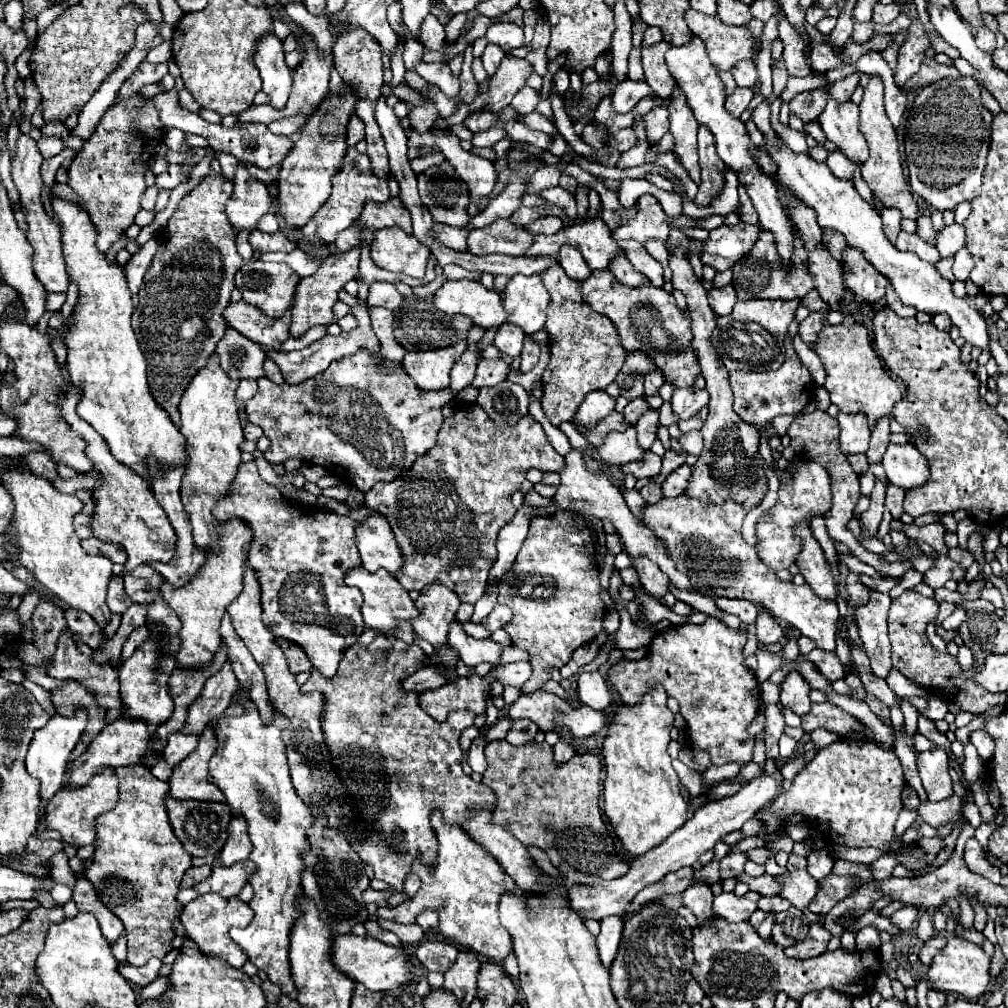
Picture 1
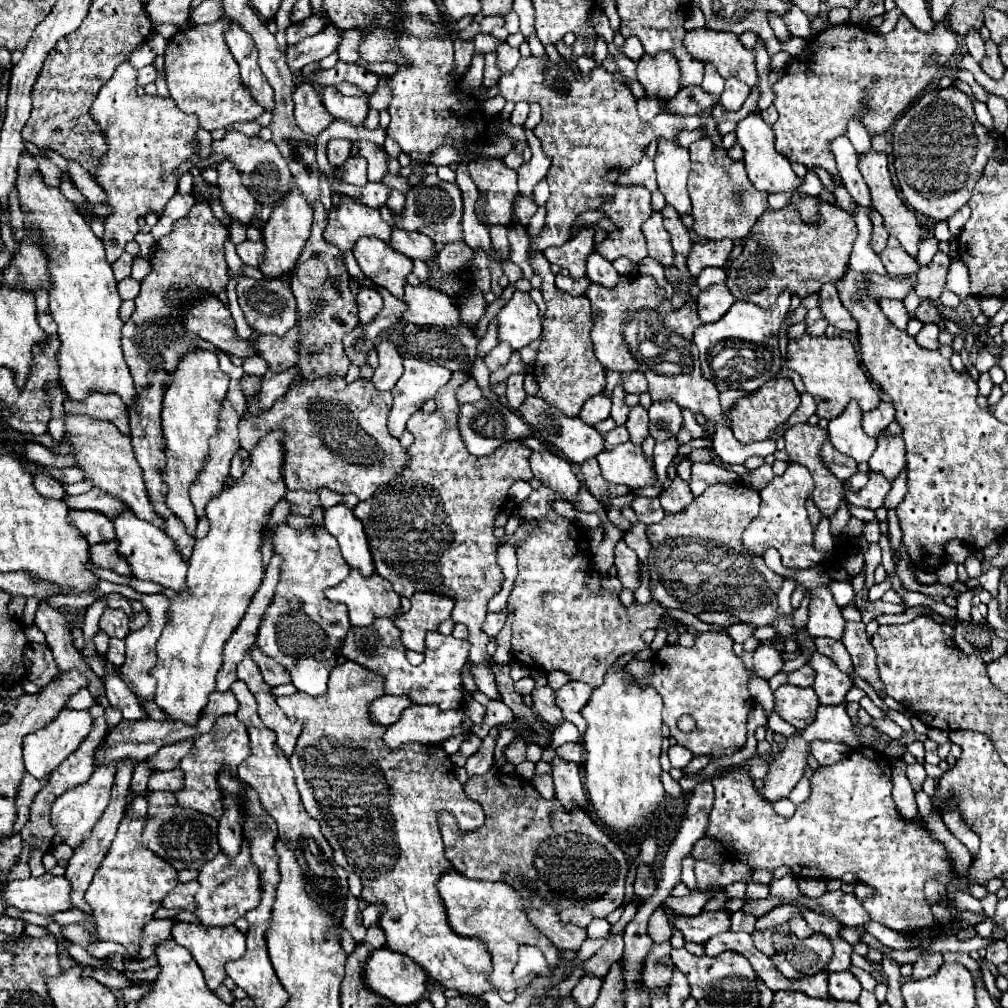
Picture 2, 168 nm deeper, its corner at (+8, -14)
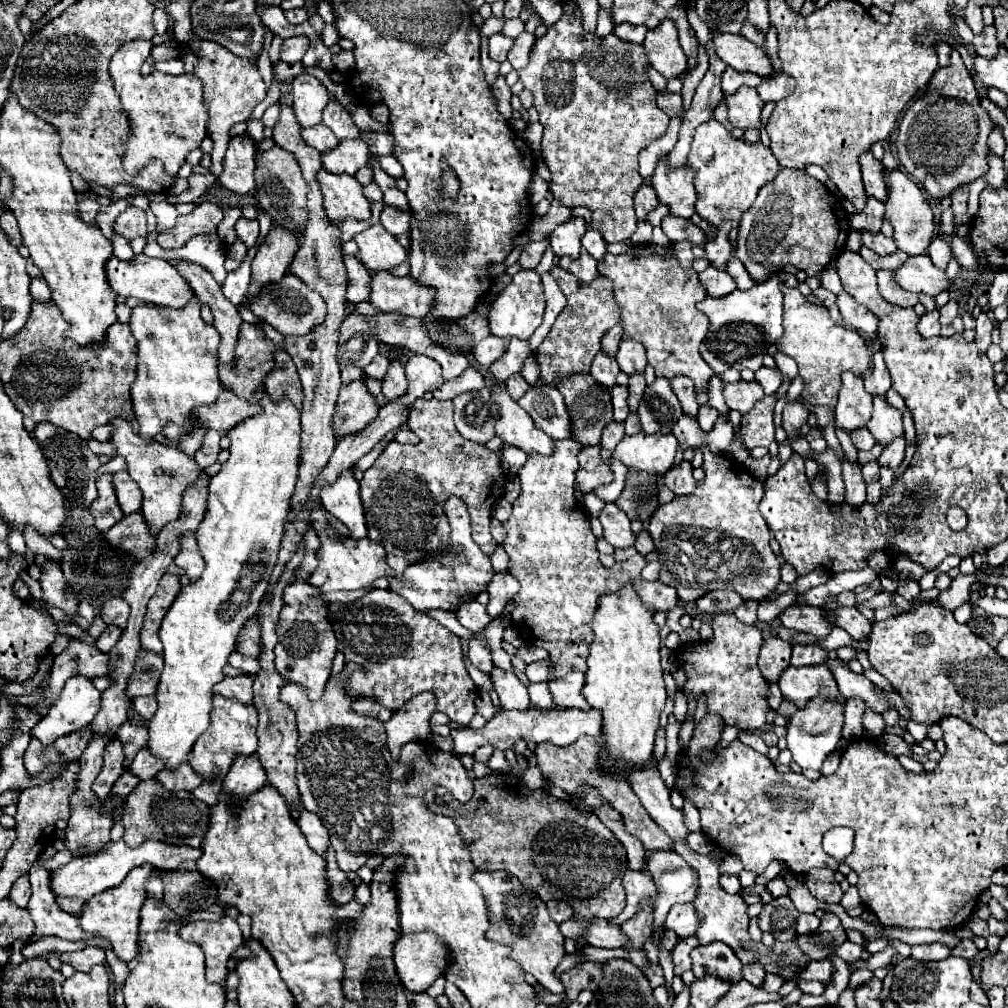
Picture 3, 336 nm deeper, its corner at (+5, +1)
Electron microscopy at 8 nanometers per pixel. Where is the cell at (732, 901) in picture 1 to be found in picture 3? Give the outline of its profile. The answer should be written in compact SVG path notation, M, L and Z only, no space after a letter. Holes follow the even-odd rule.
M692 903L674 905L666 917L666 929L676 931L678 937L690 937L698 931L698 925L702 923L696 907Z

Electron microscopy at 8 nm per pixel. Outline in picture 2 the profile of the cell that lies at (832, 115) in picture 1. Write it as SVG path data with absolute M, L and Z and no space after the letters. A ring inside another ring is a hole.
M837 138L831 142L831 150L835 154L835 160L837 160L837 170L843 178L843 184L845 188L849 190L849 194L853 196L853 200L863 206L863 208L869 208L871 206L871 196L869 196L869 188L857 168L857 162L859 162L859 156L853 148L853 144L849 142L849 138Z

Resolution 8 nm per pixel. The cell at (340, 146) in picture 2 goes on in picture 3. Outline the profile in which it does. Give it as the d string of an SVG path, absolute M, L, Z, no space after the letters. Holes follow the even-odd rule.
M320 123L320 125L316 125L316 127L310 127L310 129L302 129L302 139L304 139L308 145L316 147L320 153L334 149L334 145L340 143L340 139L338 139L338 137L332 133L332 129L326 127L324 123Z

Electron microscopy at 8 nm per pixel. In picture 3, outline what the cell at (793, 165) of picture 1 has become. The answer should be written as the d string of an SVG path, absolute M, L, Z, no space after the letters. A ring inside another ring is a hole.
M742 87L734 95L724 95L724 99L728 103L728 119L734 127L740 127L742 131L748 131L748 129L762 131L764 129L762 119L760 119L764 101L758 97L756 89Z

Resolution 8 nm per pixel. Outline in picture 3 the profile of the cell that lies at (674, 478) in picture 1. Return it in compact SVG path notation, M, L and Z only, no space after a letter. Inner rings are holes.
M682 461L674 469L670 469L664 475L664 485L672 489L676 495L690 495L694 491L696 479L692 477L692 465L690 461Z

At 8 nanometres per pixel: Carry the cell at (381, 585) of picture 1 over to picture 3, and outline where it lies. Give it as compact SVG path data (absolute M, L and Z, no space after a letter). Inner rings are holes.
M318 507L316 513L312 513L312 527L318 529L318 535L322 537L322 549L320 549L320 571L310 575L310 583L318 585L324 593L326 591L336 591L336 589L346 589L346 591L372 591L372 581L380 579L380 577L388 577L392 575L392 569L386 563L386 551L382 549L382 545L370 541L370 539L362 539L362 541L354 541L350 537L338 535L326 521L324 517L324 509Z

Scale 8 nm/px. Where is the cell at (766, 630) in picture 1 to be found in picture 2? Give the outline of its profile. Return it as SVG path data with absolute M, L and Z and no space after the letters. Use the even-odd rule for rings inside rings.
M759 644L753 654L753 672L761 680L771 680L783 670L783 658L771 644Z

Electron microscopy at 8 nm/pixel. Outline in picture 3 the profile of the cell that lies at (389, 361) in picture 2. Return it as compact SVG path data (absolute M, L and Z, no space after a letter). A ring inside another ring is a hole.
M390 359L384 381L382 381L382 393L386 399L396 399L406 391L406 377L404 377L404 365L398 359Z

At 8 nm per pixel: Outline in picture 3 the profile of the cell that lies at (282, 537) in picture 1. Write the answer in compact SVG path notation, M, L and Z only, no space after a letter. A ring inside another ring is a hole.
M314 527L306 529L302 541L302 565L294 573L294 581L284 589L284 607L280 611L280 619L276 623L276 669L286 681L296 681L308 687L308 697L318 699L324 693L326 681L332 671L332 659L336 655L338 641L334 637L332 623L328 619L328 603L320 597L320 589L308 583L310 573L318 565L318 549L322 547L320 537Z

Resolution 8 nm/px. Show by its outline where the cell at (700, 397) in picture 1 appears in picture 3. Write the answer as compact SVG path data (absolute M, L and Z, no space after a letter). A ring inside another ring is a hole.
M658 377L652 385L646 387L642 399L644 401L638 409L642 431L670 433L674 421L678 421L678 417L682 415L678 397L674 397L670 381L666 381L666 377Z

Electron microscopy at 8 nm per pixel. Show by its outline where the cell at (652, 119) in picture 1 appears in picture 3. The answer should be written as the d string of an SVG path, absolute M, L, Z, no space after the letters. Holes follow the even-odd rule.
M576 11L572 15L564 13L556 25L548 27L544 37L536 39L530 63L518 71L524 89L530 89L534 95L534 107L538 109L539 122L544 127L542 157L552 173L550 193L566 207L584 205L592 209L594 217L590 227L600 231L606 243L620 243L630 239L636 231L638 219L634 213L634 193L644 181L638 173L638 153L668 129L668 115L656 105L656 89L644 73L646 67L648 61L642 45L618 41L614 35L600 39L584 33L582 15ZM634 83L636 97L628 91Z

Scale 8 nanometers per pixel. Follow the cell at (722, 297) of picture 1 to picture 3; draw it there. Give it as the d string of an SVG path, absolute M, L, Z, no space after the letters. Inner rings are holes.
M708 265L706 271L700 273L700 281L708 293L708 297L724 297L736 289L736 281L722 269Z

